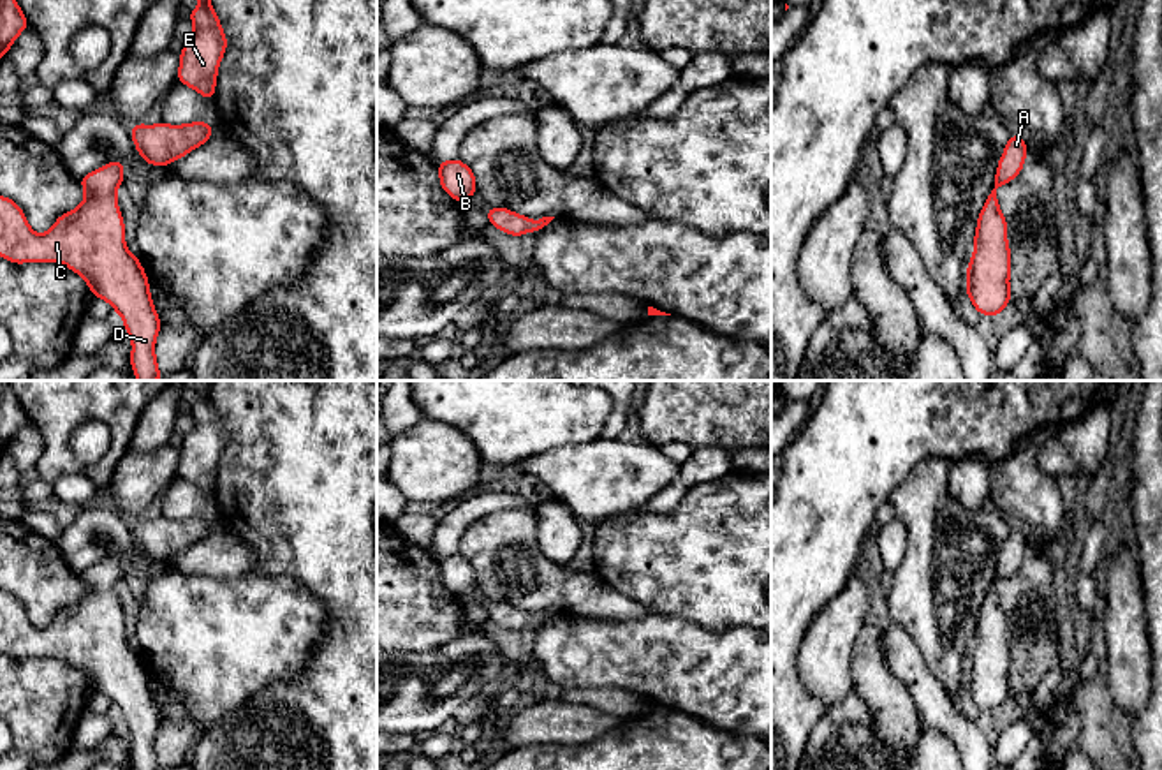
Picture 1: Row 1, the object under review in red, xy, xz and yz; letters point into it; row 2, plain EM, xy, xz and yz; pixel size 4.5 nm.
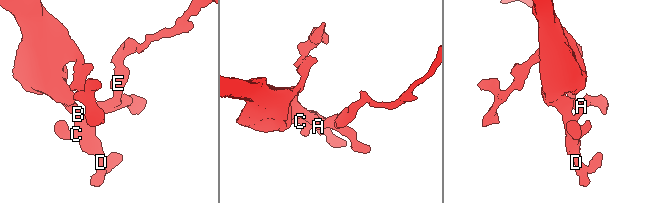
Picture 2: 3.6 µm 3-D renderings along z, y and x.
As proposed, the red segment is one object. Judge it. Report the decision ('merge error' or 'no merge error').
no merge error

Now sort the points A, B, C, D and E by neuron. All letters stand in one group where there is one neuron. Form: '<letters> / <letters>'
A B C D E

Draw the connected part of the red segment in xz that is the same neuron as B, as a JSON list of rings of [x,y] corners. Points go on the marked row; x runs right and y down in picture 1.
[[[460,159],[437,164],[440,185],[452,199],[470,201],[475,194],[475,176]]]

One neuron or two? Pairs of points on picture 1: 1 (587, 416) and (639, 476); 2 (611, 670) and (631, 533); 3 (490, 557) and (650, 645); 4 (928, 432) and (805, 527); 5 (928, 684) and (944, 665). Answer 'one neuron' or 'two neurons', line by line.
1: two neurons
2: two neurons
3: two neurons
4: one neuron
5: two neurons

